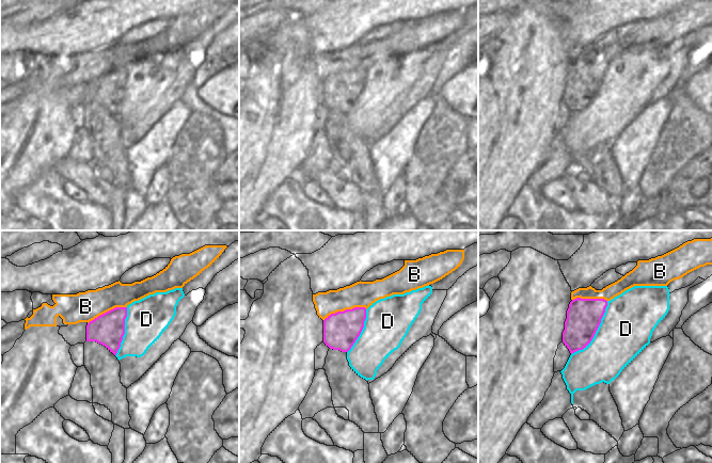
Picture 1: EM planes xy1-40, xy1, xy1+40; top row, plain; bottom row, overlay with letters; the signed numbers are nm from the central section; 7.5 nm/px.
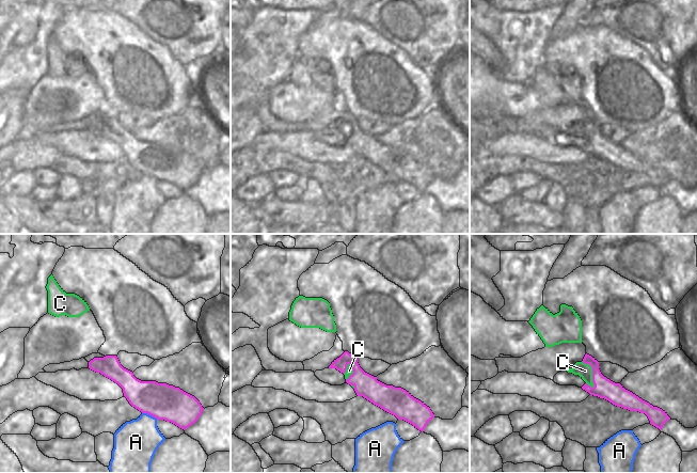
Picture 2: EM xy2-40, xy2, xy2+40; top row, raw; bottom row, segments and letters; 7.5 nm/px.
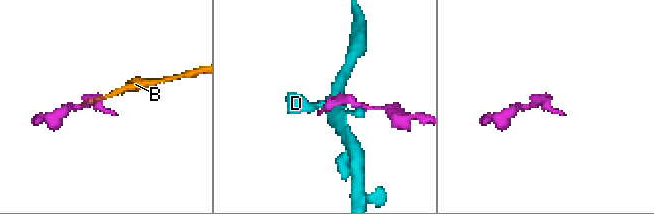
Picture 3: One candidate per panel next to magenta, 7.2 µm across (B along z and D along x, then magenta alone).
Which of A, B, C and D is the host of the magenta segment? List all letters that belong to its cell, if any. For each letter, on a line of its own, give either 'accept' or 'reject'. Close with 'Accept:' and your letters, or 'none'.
A: reject
B: reject
C: reject
D: reject
Accept: none

